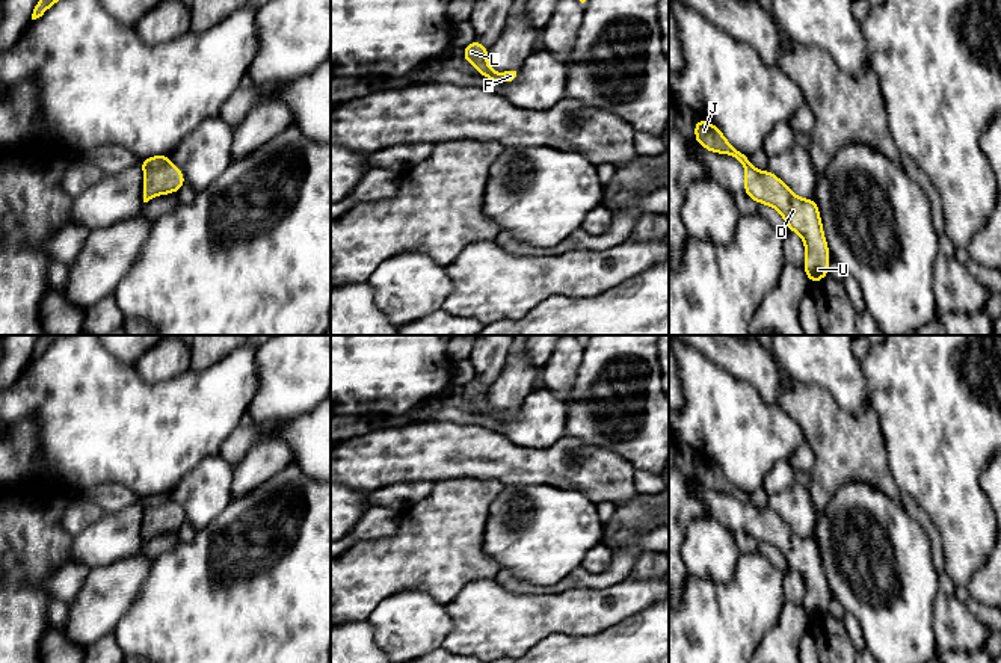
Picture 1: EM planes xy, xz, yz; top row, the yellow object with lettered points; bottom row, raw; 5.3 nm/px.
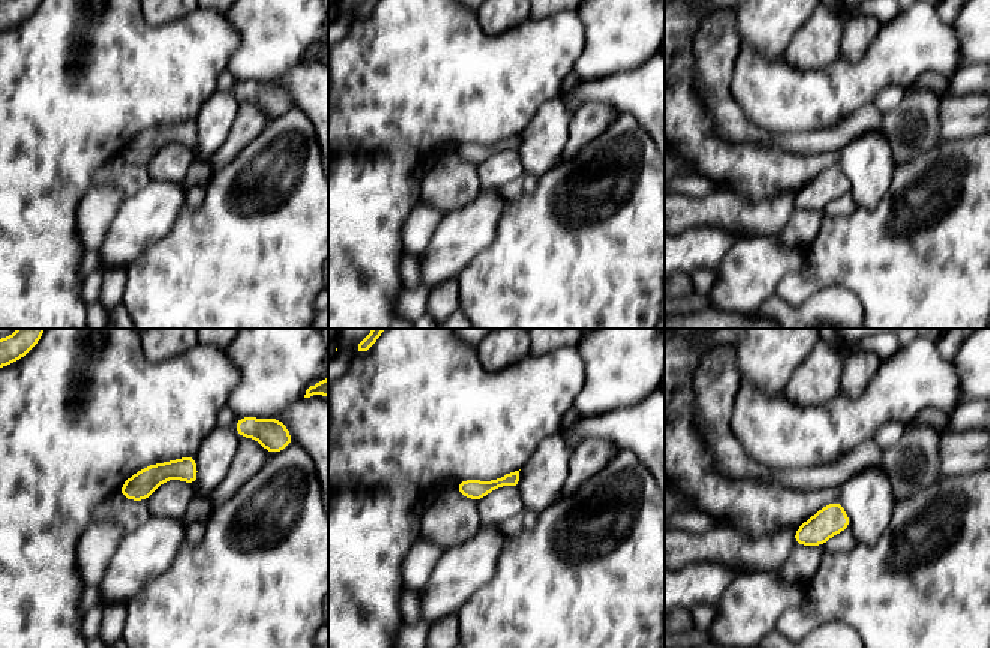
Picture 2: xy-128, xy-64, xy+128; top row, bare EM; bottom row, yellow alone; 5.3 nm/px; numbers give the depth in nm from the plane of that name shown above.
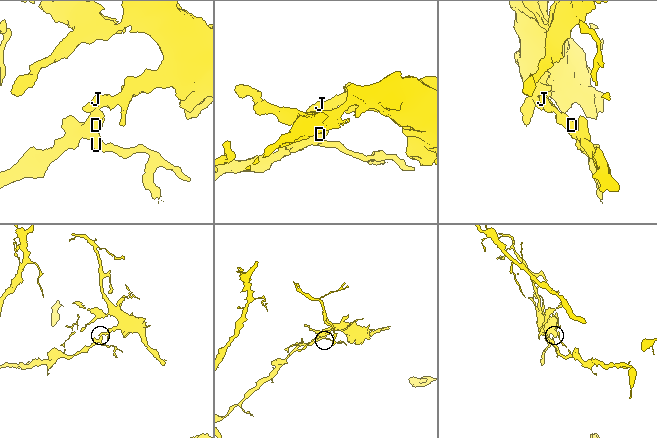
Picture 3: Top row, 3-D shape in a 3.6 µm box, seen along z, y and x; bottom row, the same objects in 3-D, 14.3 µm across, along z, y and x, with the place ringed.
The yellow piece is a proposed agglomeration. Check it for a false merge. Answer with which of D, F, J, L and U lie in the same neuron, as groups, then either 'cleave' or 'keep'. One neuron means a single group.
groups D F U / J L; cleave

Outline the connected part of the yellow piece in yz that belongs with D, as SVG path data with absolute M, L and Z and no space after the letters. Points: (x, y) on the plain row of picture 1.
M744 504L743 530L756 542L778 548L790 569L799 572L805 581L805 609L811 622L829 615L830 587L826 581L823 560L815 538L799 536L782 518L770 509Z

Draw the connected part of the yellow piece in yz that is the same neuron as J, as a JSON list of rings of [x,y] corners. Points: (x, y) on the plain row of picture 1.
[[[698,456],[695,461],[693,477],[707,489],[732,494],[743,504],[750,503],[750,494],[734,486],[717,464],[710,462],[702,456]]]

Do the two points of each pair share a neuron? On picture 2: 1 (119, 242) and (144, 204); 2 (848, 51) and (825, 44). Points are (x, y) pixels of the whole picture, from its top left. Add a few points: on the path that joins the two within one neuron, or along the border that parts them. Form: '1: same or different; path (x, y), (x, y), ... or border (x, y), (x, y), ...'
1: same; path (128, 233), (144, 213)
2: different; border (846, 21), (839, 57)

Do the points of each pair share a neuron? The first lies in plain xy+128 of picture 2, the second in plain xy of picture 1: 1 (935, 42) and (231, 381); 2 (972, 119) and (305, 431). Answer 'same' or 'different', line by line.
1: same
2: different

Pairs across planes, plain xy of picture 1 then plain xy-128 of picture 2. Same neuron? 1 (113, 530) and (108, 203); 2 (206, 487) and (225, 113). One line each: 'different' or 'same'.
1: different
2: same

